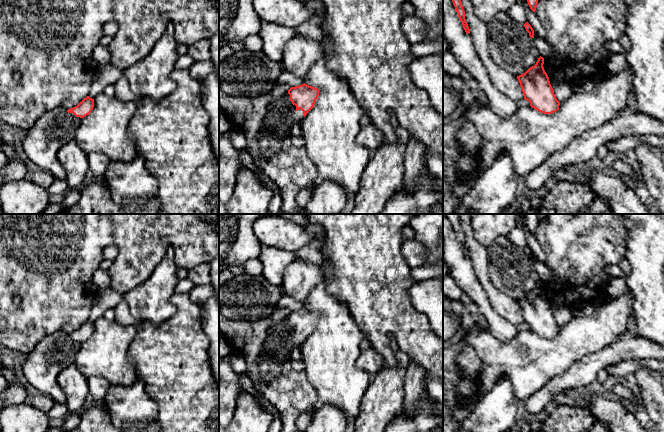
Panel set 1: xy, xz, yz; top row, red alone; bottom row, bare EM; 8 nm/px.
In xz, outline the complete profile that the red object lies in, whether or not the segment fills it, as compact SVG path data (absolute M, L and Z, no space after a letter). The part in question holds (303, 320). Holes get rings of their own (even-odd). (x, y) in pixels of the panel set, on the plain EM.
M304 307L291 311L286 320L268 330L263 356L258 364L263 382L272 380L282 372L284 363L290 360L292 350L303 344L314 331L318 320L318 312Z

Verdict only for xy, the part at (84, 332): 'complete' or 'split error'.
split error

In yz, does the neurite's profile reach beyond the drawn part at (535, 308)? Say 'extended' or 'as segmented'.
as segmented

